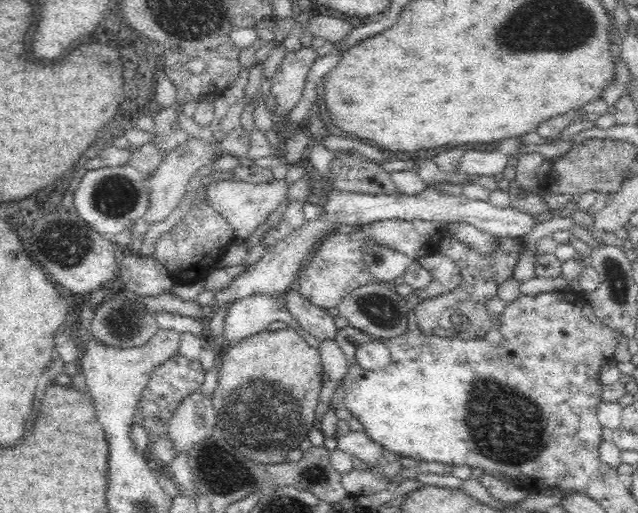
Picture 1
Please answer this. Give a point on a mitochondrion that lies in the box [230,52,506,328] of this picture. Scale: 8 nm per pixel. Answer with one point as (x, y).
(375, 256)

